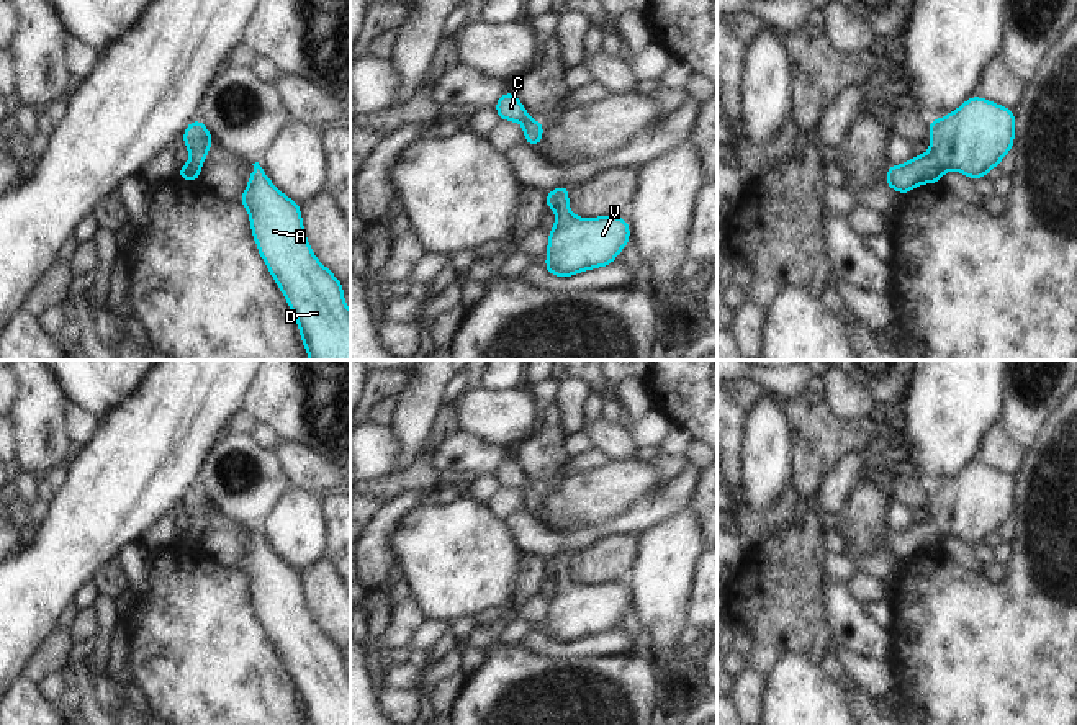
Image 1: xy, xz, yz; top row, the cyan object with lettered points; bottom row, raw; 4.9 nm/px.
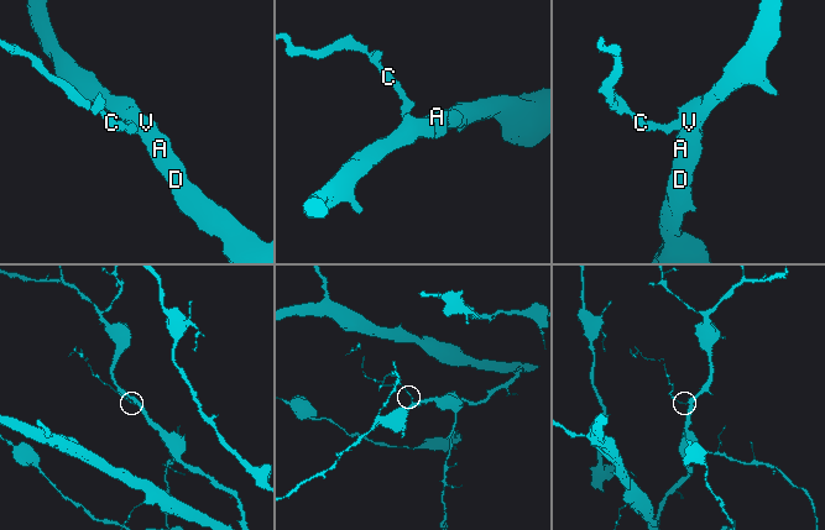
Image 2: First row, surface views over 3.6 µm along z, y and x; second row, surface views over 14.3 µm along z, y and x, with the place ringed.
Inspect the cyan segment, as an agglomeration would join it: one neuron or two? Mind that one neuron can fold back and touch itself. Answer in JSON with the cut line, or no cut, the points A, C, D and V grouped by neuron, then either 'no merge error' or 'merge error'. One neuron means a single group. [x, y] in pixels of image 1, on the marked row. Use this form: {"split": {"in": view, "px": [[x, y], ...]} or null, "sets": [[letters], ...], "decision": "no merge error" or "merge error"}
{"split": null, "sets": [["A", "C", "D", "V"]], "decision": "no merge error"}

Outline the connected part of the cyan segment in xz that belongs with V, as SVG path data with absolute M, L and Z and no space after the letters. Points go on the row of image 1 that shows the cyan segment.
M560 185L543 198L557 219L548 234L547 263L542 267L553 277L573 277L589 268L614 265L614 259L630 241L625 218L596 216L584 219L570 213L568 185Z

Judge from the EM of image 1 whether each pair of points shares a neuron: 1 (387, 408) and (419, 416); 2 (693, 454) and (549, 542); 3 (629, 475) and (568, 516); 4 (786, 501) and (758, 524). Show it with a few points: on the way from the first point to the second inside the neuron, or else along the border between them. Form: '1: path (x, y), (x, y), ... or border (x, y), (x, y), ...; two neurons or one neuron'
1: border (395, 400), (392, 421), (387, 427); two neurons
2: border (688, 462), (699, 470); two neurons
3: path (614, 486), (583, 501); one neuron
4: path (781, 508), (765, 522); one neuron

